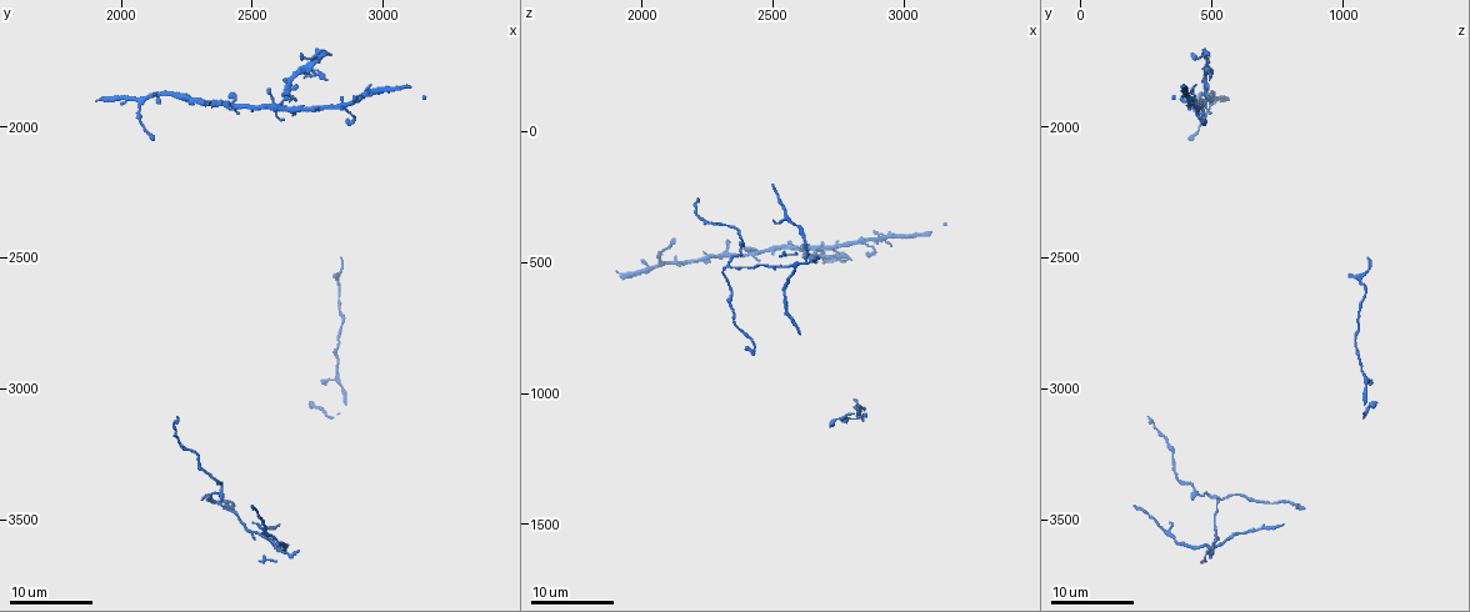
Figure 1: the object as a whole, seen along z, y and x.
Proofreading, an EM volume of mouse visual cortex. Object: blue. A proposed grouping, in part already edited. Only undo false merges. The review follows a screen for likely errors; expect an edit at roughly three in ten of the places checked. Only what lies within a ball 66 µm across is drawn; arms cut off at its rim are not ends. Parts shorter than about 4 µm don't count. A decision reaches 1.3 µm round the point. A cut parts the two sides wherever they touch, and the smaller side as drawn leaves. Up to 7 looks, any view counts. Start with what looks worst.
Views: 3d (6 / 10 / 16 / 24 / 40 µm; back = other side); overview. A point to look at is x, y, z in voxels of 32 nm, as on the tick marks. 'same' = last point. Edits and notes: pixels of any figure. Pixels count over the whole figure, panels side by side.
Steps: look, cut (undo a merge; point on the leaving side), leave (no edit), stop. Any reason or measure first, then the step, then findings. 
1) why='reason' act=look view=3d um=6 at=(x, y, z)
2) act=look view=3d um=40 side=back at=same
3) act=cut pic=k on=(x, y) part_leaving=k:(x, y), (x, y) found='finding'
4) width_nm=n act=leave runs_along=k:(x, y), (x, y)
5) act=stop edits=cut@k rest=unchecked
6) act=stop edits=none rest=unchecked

why='looks like a crossing' act=look view=3d um=24 at=(2860, 1920, 420)

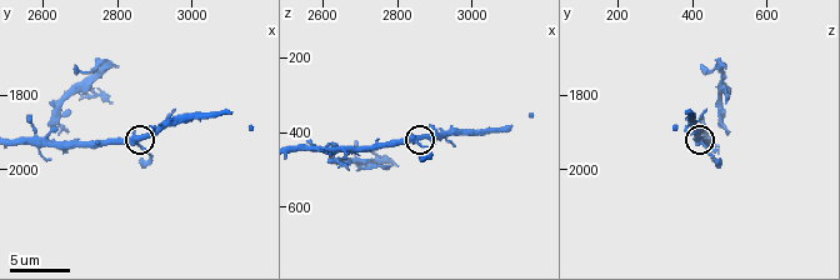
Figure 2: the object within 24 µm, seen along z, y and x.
why='zoom in' act=look view=3d um=10 at=(2850, 1920, 420)

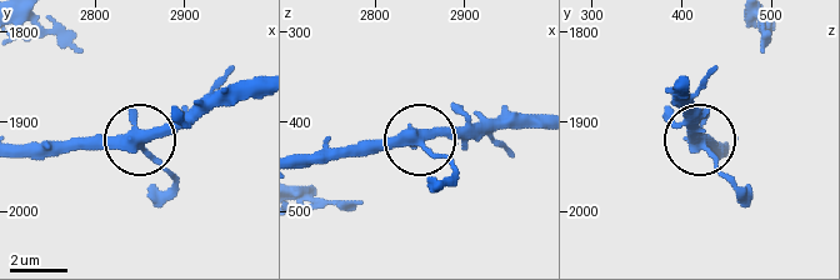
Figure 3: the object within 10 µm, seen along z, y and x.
width_nm=370 act=leave runs_along=3:(303, 165), (439, 136), (486, 136) found='one cell here'

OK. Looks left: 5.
why='three-way junction' act=look view=3d um=16 at=(2340, 3420, 520)

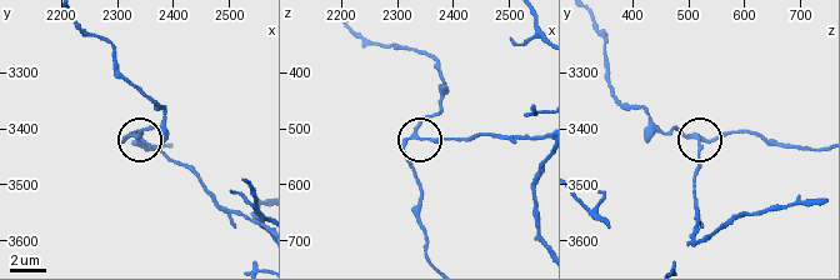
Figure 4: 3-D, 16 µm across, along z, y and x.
act=look view=3d um=6 at=(2335, 3420, 520)

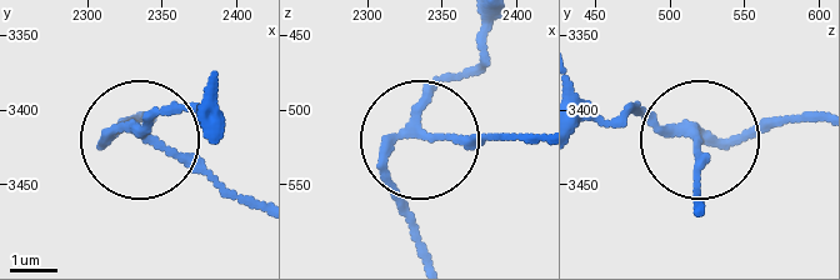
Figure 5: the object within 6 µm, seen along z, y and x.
act=cut pic=5 on=(198, 160) part_leaving=5:(691, 138), (699, 205) found='a second cell is stuck on'

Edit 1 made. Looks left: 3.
act=look view=overview

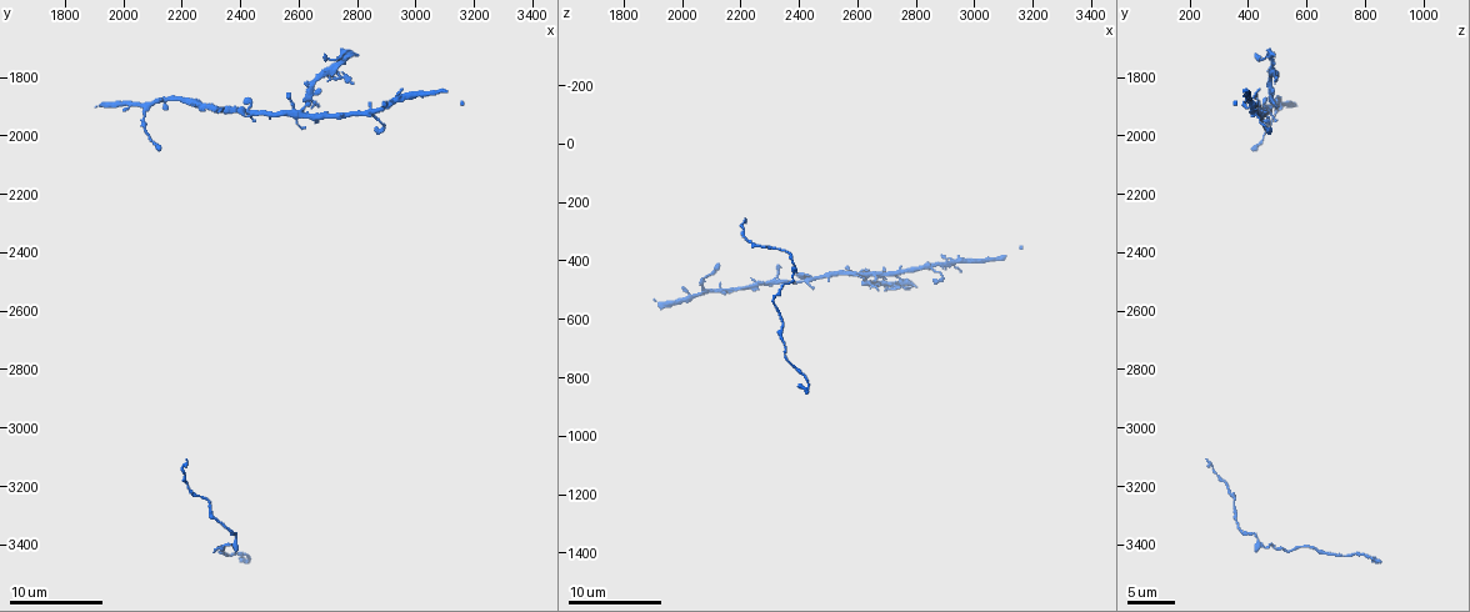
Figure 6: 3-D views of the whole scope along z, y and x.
why='narrows sharply' act=look view=3d um=10 at=(2290, 3250, 350)

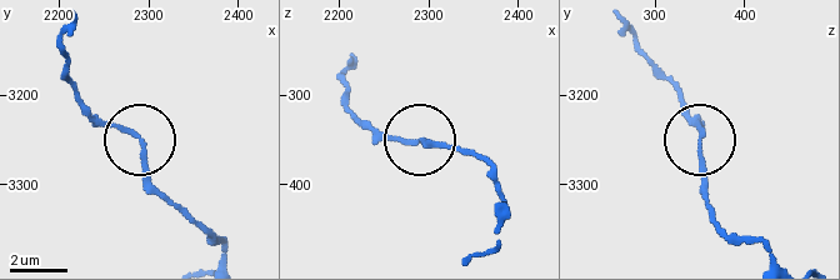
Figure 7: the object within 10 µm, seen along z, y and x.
width_nm=170 act=leave found='all the same cell'

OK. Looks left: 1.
act=stop edits=cut@5 rest=unchecked

